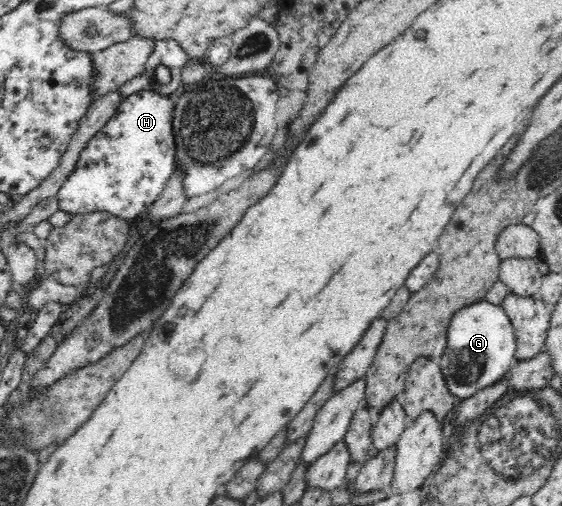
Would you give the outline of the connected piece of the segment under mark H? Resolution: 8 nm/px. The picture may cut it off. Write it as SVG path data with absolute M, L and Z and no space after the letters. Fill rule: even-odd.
M155 87L140 90L124 98L106 125L90 138L86 147L79 153L72 174L58 189L56 197L59 209L74 216L108 212L126 221L138 221L163 192L166 183L176 171L176 138L172 128L174 107L174 99L160 94Z

